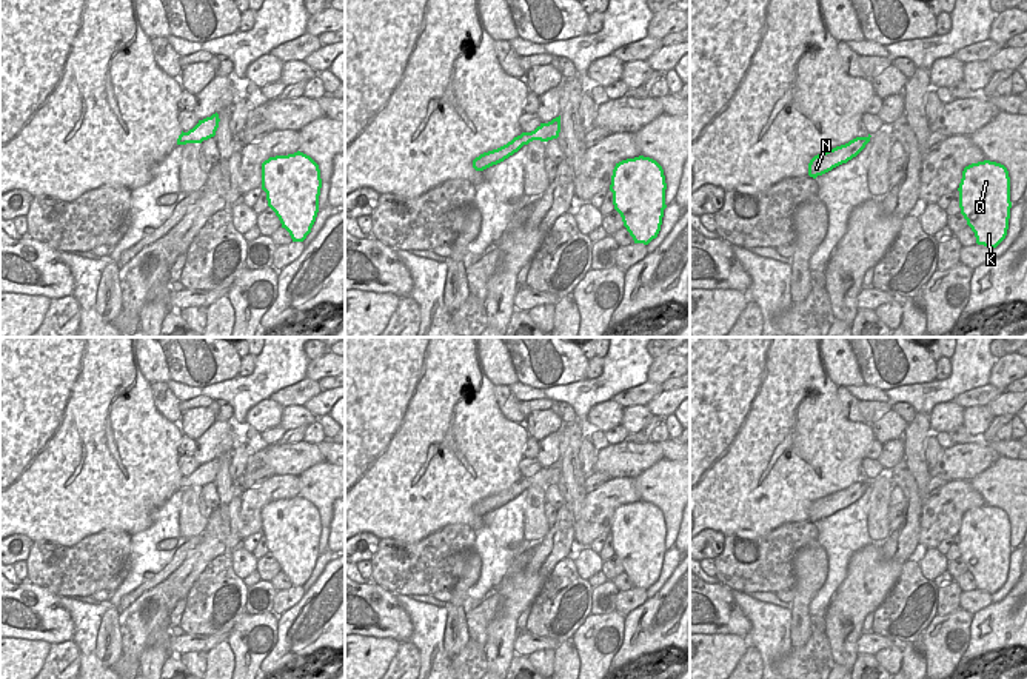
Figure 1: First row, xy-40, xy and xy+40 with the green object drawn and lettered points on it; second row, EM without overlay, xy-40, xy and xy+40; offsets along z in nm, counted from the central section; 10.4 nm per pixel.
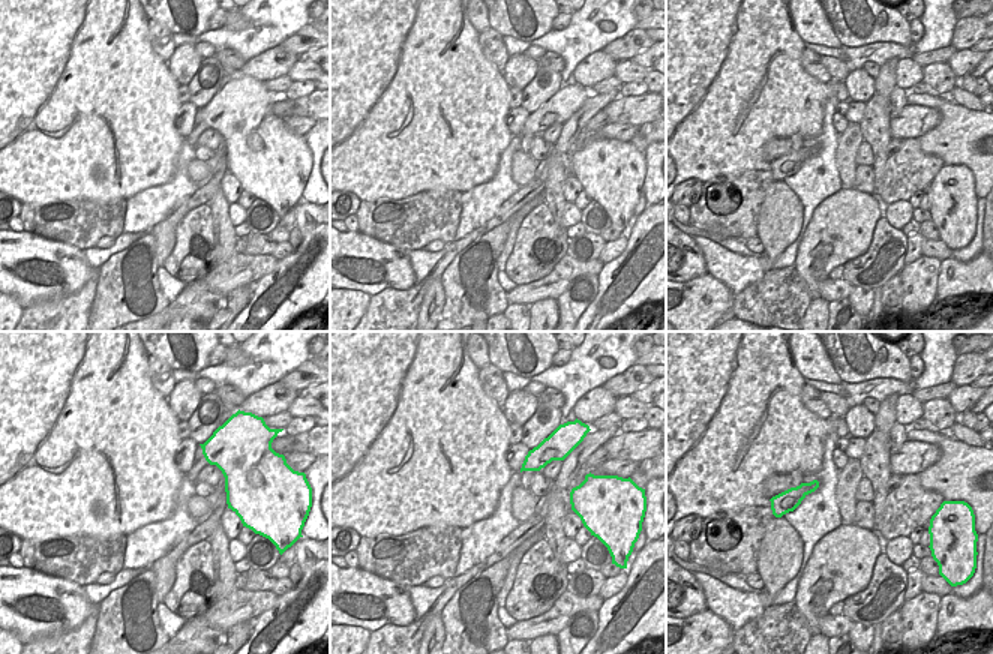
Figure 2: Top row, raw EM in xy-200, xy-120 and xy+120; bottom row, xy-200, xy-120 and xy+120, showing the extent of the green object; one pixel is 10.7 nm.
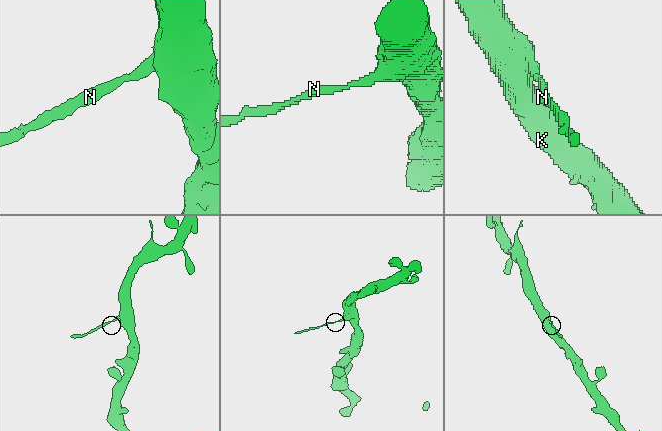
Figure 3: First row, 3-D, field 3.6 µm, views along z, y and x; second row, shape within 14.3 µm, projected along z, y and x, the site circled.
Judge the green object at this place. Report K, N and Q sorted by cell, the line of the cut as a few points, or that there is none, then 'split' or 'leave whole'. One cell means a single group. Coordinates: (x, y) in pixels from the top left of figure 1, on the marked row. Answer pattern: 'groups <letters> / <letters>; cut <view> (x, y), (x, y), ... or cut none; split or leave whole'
groups K Q / N; cut xy (521, 134), (527, 143); split

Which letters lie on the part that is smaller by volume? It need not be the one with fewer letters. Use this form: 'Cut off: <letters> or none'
Cut off: N.

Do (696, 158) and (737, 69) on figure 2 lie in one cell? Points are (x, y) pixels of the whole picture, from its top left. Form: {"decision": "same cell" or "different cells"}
{"decision": "same cell"}

